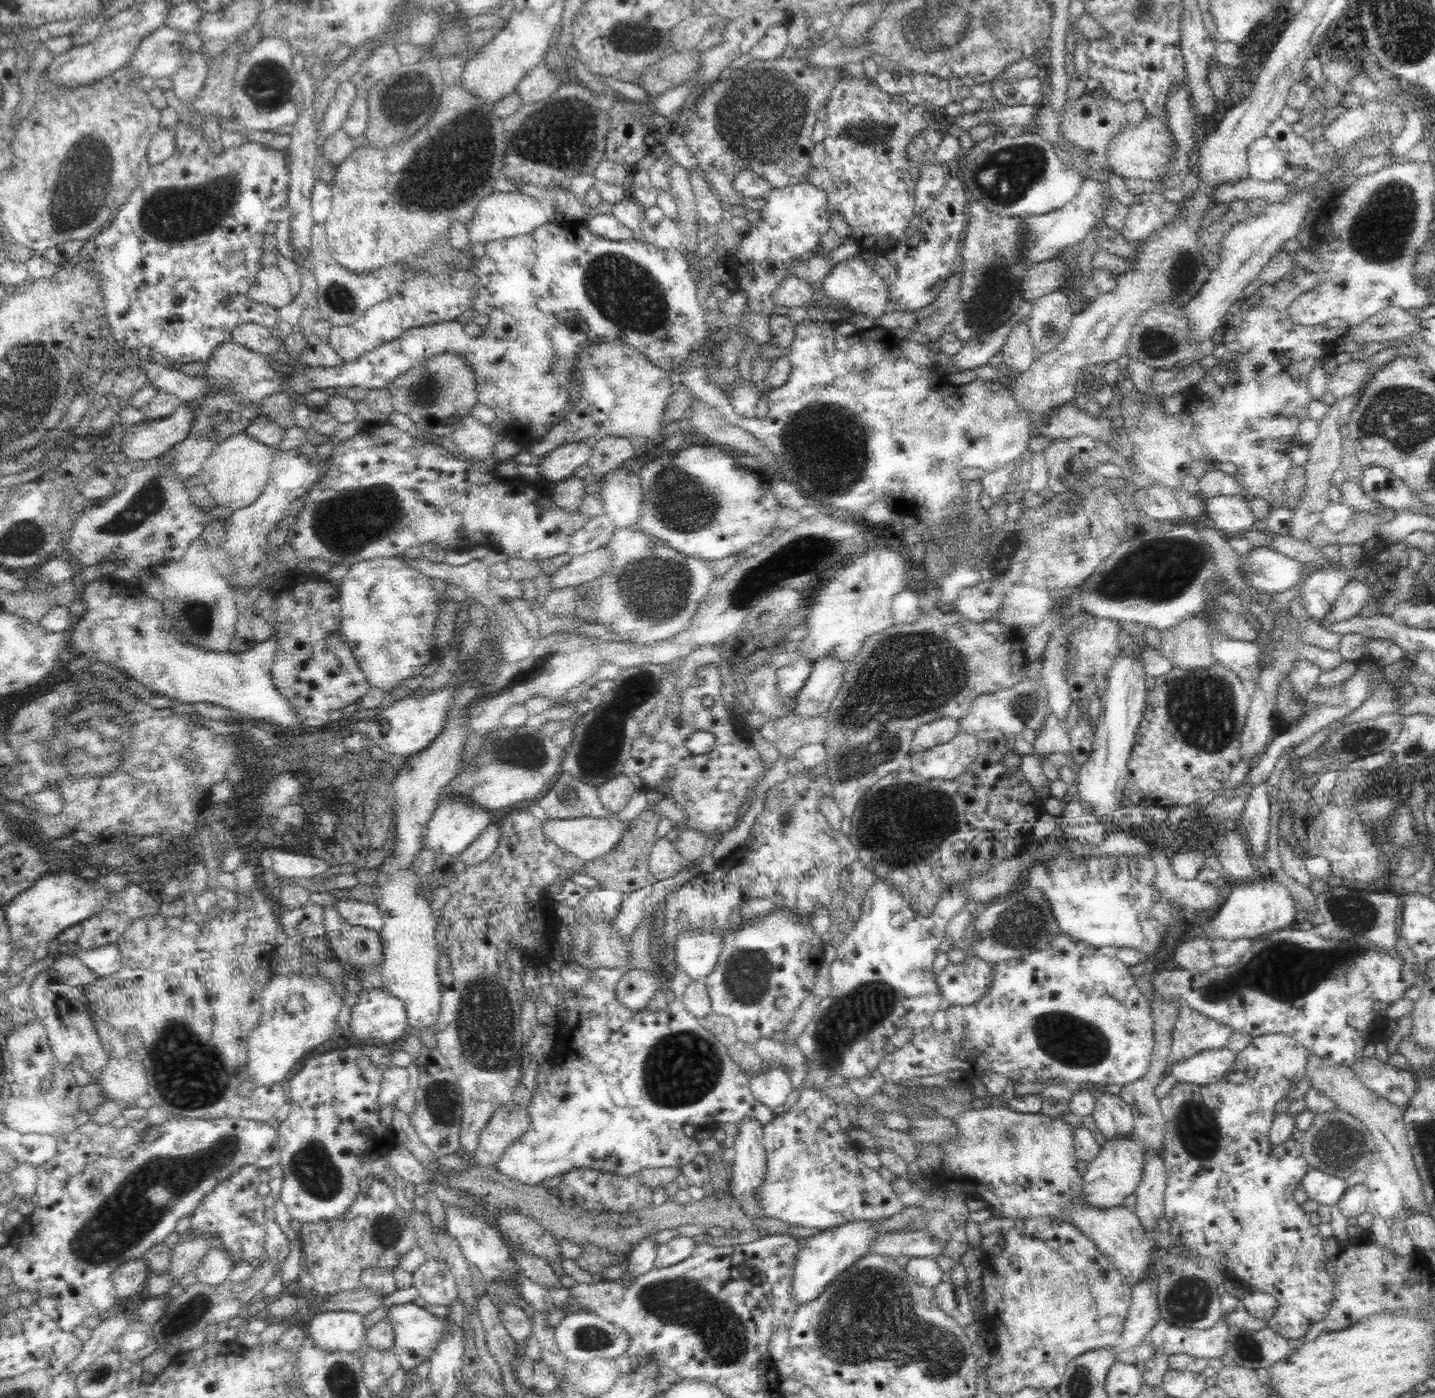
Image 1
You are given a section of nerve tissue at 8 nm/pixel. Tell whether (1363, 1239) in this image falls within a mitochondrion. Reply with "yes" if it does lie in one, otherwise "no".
no

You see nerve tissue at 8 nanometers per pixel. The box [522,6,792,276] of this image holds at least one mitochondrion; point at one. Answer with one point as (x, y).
(631, 38)

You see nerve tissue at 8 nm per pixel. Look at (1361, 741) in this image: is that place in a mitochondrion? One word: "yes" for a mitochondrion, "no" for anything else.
yes

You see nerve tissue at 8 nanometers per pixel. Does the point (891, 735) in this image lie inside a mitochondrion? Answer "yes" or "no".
yes

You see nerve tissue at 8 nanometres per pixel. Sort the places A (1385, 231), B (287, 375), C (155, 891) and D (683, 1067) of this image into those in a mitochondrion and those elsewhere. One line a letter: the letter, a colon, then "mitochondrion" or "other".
A: mitochondrion
B: other
C: other
D: mitochondrion

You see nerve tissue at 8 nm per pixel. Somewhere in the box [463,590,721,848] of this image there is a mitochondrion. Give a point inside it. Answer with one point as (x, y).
(598, 755)

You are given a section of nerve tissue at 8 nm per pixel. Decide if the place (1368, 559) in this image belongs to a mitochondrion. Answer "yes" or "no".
no

